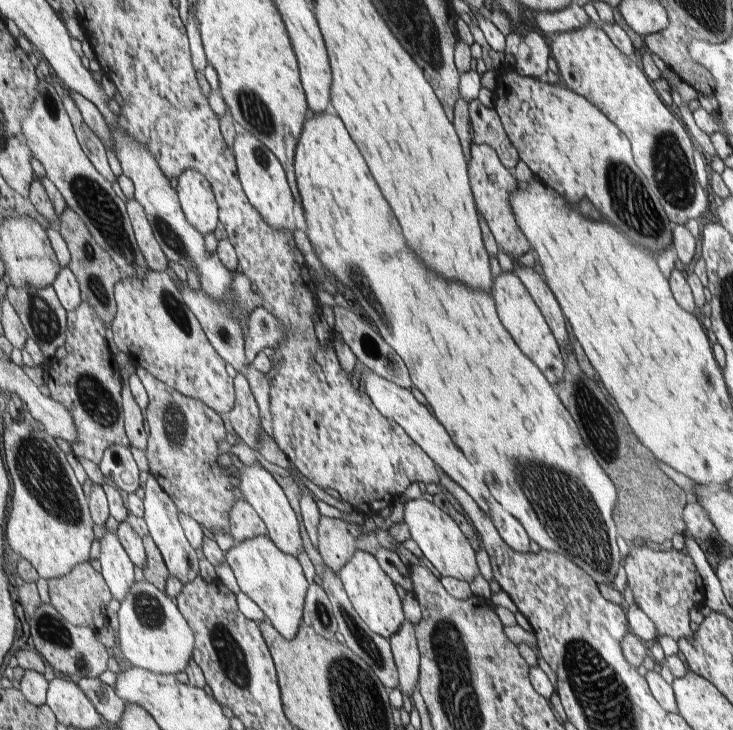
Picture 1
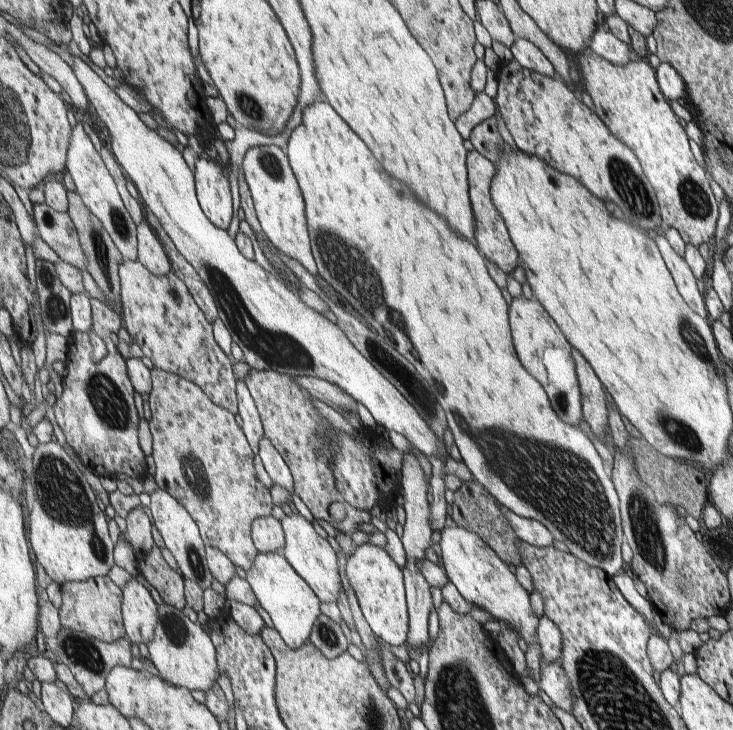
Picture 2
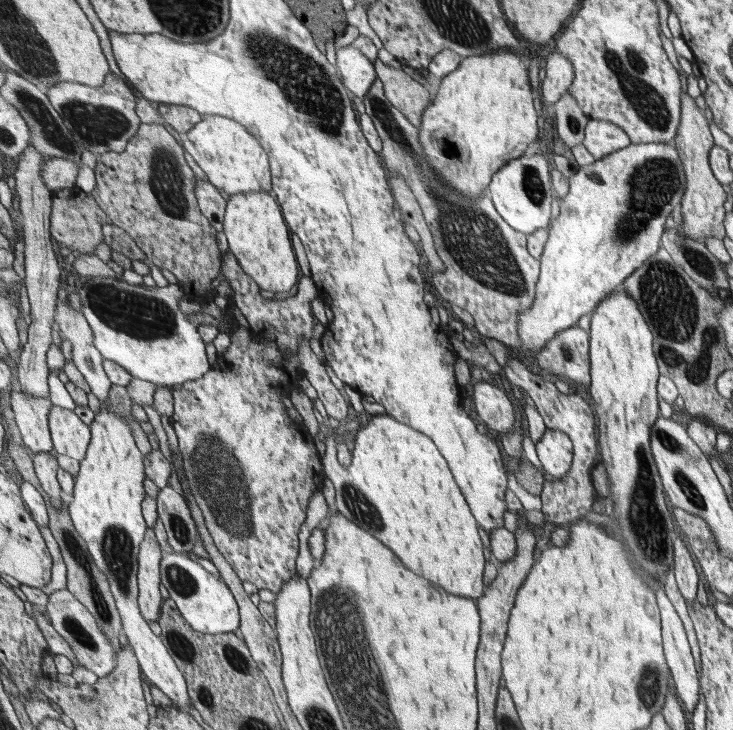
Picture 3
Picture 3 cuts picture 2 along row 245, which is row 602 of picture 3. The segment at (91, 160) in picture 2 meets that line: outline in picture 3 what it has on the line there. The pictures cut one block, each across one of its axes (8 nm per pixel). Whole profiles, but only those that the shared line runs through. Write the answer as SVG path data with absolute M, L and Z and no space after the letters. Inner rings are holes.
M114 385L110 390L109 400L102 405L90 424L90 450L87 451L87 458L81 461L81 471L75 479L74 496L69 498L69 509L77 532L87 540L95 564L98 564L108 577L111 593L114 594L119 615L123 620L124 634L139 658L143 675L159 688L174 706L188 711L189 704L194 705L187 678L162 638L149 628L138 602L139 551L149 529L143 518L143 482L147 478L146 454L139 448L138 441L135 440L135 430L127 422L127 417L133 417L133 403L135 400L131 400L130 390L126 386Z

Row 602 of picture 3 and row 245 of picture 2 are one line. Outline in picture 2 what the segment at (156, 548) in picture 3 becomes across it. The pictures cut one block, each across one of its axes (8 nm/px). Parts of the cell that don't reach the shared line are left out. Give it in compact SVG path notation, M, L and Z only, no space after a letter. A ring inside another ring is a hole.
M147 221L138 225L138 242L138 260L148 270L155 276L165 276L171 272L173 267L168 253Z

